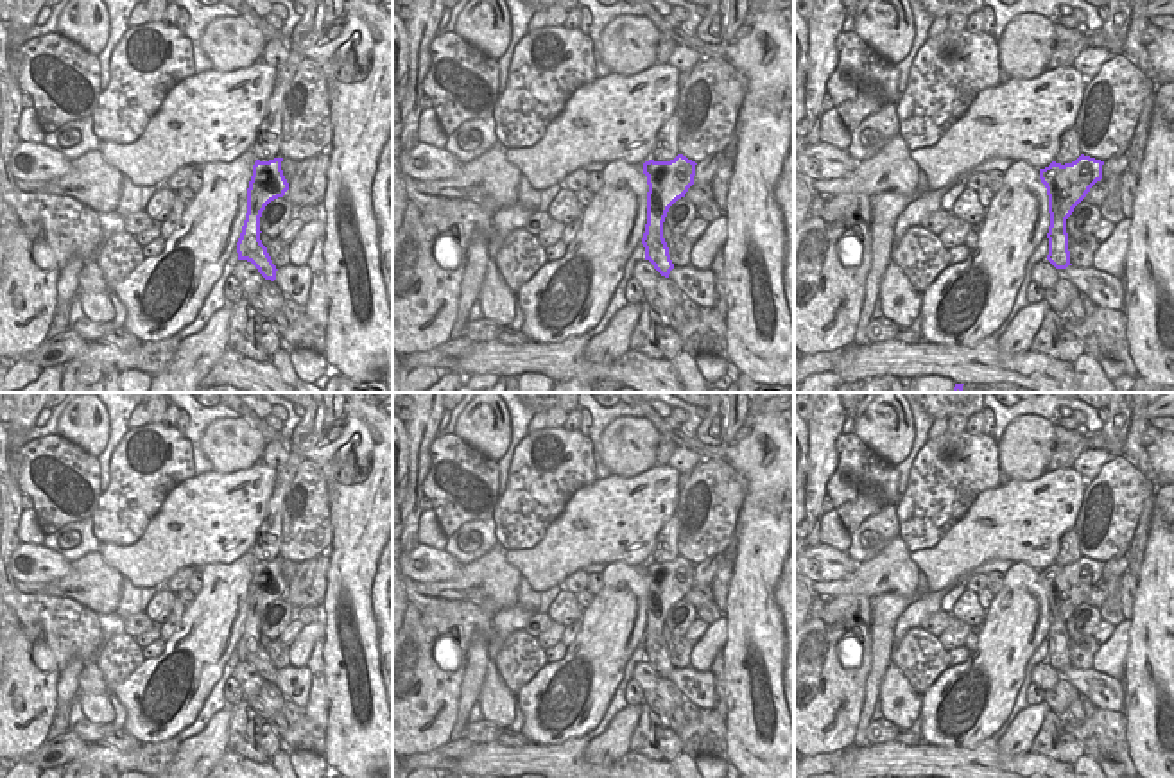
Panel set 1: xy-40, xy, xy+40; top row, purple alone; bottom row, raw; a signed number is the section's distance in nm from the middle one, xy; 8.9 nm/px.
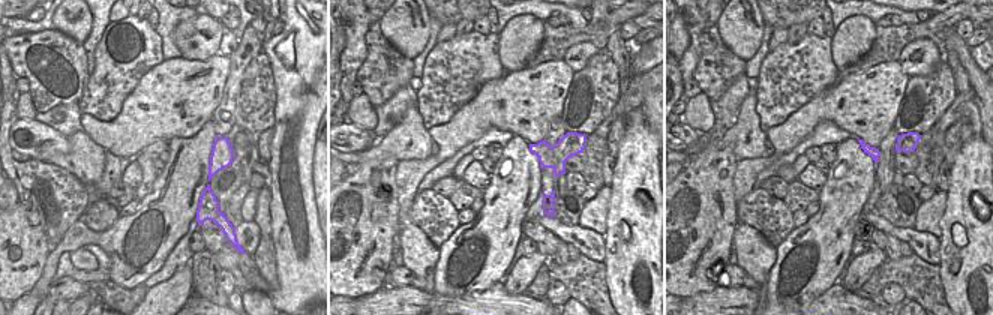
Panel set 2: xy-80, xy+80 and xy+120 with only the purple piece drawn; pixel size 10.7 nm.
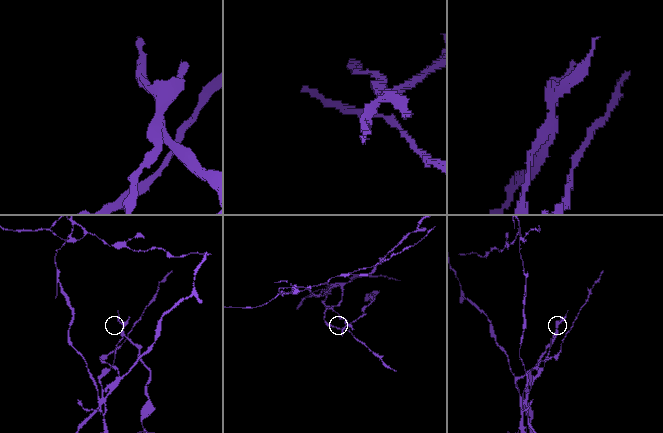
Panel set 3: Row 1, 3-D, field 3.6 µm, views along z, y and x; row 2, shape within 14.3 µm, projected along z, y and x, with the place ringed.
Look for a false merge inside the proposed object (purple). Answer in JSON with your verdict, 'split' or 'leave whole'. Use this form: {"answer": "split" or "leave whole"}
{"answer": "split"}

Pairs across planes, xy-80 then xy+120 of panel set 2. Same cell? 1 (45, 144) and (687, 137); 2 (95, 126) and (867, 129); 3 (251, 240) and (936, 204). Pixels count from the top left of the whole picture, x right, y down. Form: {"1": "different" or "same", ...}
{"1": "same", "2": "same", "3": "different"}

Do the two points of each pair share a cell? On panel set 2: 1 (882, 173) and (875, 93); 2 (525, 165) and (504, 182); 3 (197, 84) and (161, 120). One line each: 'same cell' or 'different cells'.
1: different cells
2: same cell
3: same cell

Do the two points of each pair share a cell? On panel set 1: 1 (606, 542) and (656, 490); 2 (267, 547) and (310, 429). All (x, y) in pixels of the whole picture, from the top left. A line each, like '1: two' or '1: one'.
1: one
2: one

